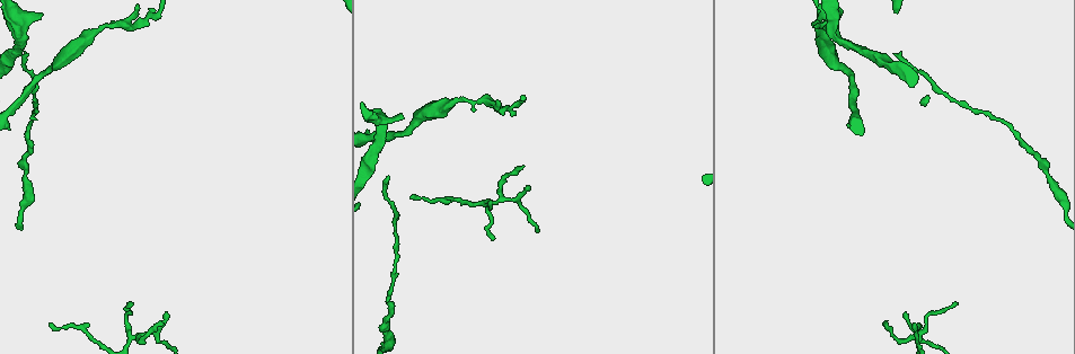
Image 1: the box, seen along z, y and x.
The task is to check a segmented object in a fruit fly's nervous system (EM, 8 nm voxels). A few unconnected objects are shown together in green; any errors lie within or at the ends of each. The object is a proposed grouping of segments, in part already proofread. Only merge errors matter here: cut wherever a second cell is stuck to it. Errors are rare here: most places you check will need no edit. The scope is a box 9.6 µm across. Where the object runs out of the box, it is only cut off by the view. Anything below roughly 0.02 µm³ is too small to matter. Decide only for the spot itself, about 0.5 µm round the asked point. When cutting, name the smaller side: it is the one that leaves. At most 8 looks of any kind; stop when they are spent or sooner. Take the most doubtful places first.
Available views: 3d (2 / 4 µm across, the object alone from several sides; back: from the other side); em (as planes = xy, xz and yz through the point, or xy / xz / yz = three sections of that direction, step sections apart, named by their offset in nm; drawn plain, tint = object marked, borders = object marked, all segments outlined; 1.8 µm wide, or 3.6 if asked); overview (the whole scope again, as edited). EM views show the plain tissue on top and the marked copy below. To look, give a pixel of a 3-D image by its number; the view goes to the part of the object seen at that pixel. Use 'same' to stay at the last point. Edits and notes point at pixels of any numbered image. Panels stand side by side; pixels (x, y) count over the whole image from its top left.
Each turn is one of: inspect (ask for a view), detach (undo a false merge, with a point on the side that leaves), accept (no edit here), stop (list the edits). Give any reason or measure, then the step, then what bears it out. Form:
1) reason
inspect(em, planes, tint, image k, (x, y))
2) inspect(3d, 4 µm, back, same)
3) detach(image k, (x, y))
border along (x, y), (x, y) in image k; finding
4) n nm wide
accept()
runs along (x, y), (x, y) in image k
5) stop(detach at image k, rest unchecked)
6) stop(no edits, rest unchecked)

a fork
inspect(em, xy, step 4, tint, image 1, (21, 36))

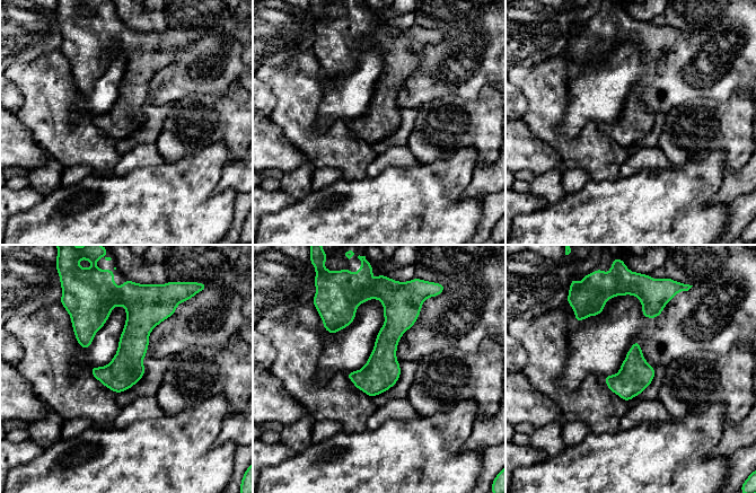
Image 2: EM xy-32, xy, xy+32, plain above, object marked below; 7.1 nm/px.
inspect(em, planes, borders, same)

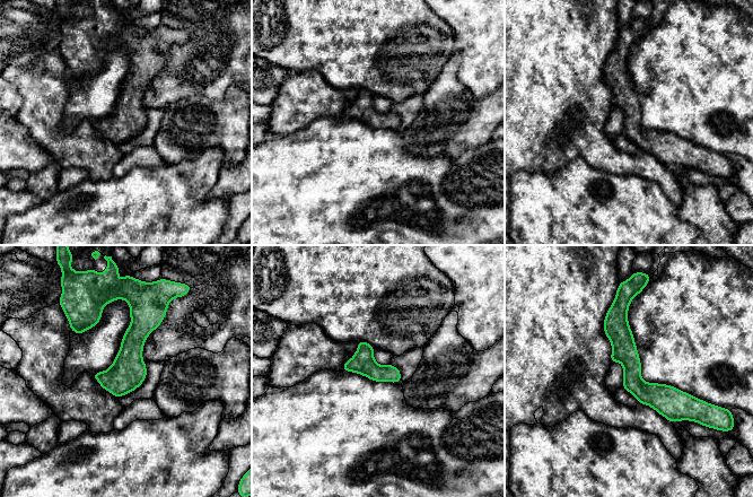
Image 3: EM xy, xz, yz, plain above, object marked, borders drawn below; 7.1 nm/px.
accept()
runs along (625, 304), (631, 375), (681, 417) in image 3; one cell here

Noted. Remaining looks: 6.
sudden change in width
inspect(em, yz, step 8, tint, image 1, (98, 30))

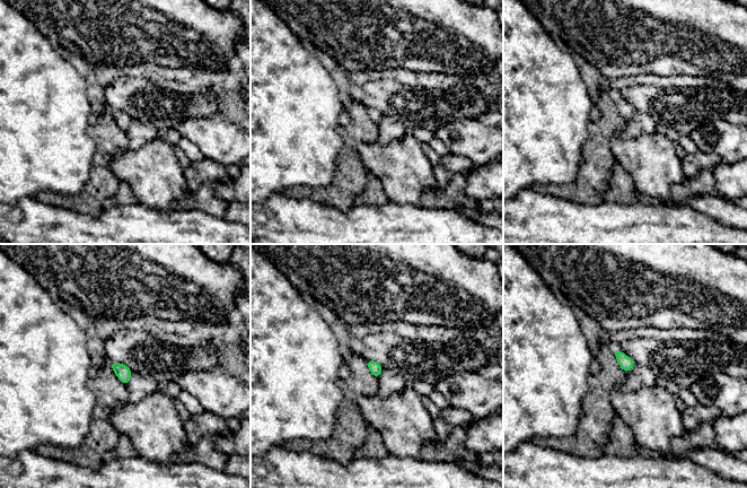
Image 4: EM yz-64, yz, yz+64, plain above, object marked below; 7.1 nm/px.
cut it another way
inspect(em, xy, step 8, tint, same)

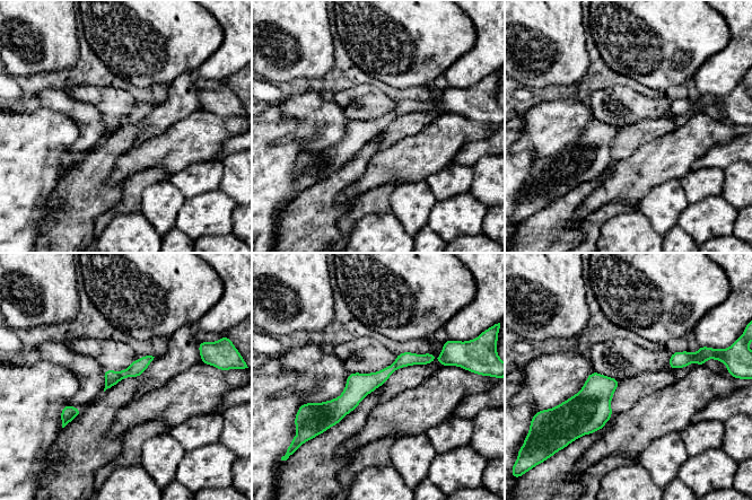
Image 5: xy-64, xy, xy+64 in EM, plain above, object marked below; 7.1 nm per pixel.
accept()
continuous, no second cell

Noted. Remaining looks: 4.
narrows sharply
inspect(em, 3.6 µm, planes, tint, image 1, (386, 328))

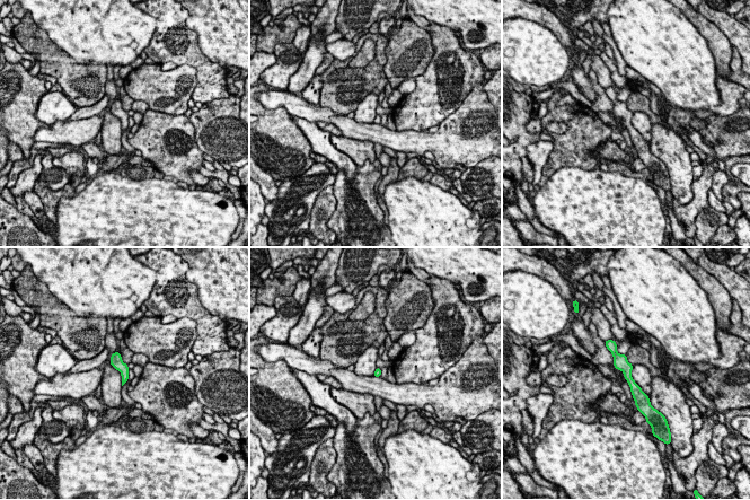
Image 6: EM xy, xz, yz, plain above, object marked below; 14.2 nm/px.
accept()
runs along (614, 345), (638, 395), (638, 404) in image 6; continuous, no second cell

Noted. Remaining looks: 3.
stop(no edits, rest unchecked)

